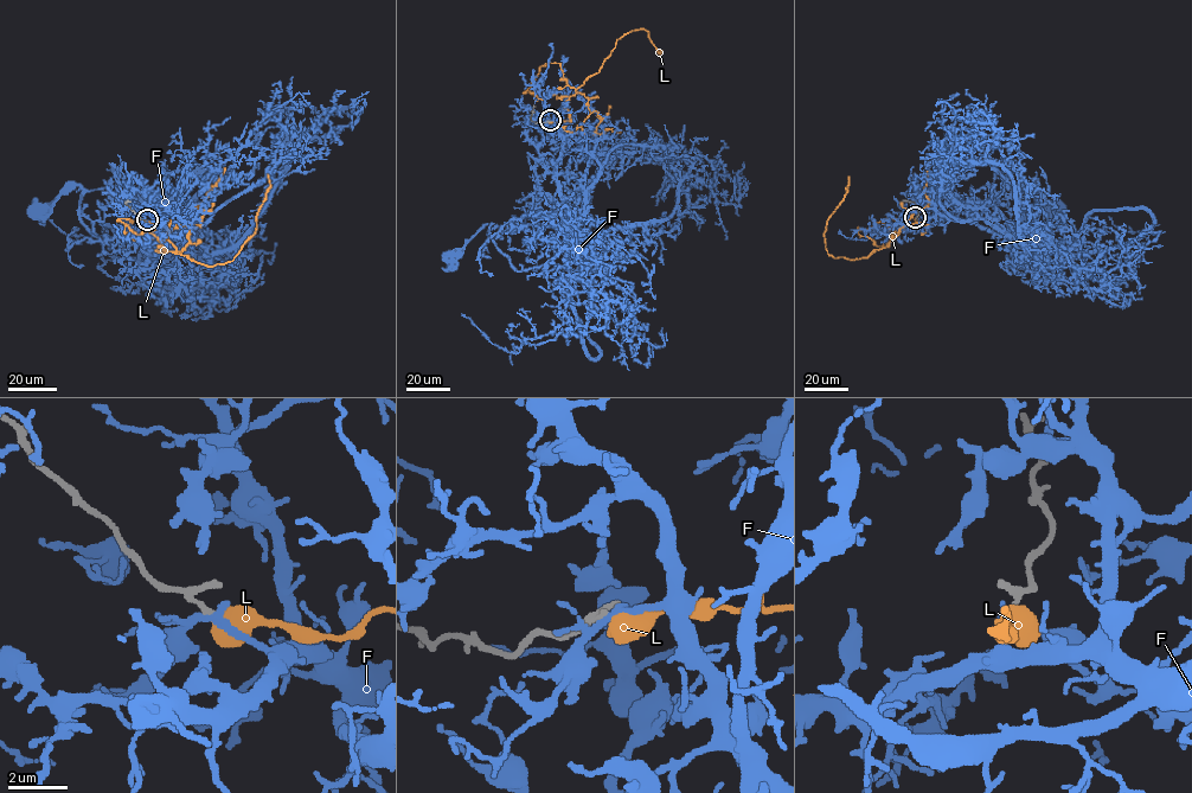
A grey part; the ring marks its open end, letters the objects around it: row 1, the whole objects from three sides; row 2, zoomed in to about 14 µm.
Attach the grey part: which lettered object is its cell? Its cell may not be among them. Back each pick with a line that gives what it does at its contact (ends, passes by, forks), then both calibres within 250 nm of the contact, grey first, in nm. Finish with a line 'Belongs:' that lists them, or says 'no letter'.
Belongs: no letter

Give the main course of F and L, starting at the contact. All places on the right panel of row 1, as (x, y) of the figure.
F: (916, 219), (925, 224), (965, 212), (1008, 238), (1063, 253), (1026, 215), (1018, 186), (1052, 212)
L: (916, 219), (896, 232), (884, 248), (866, 257), (830, 255), (824, 236), (827, 218), (846, 192), (848, 177)

